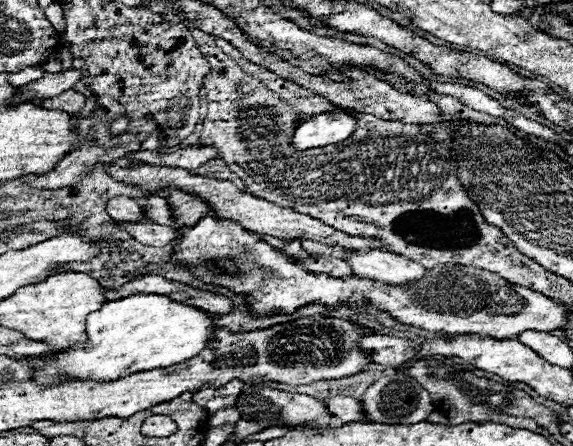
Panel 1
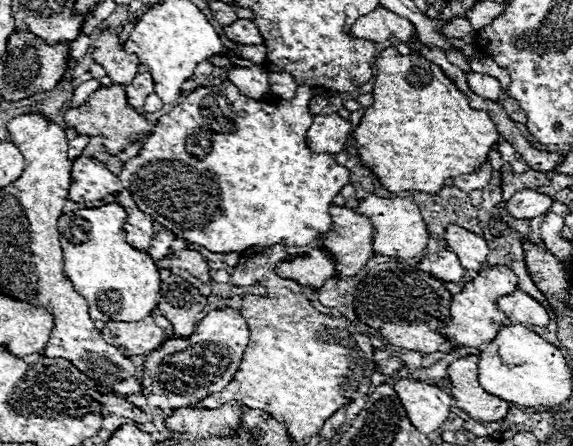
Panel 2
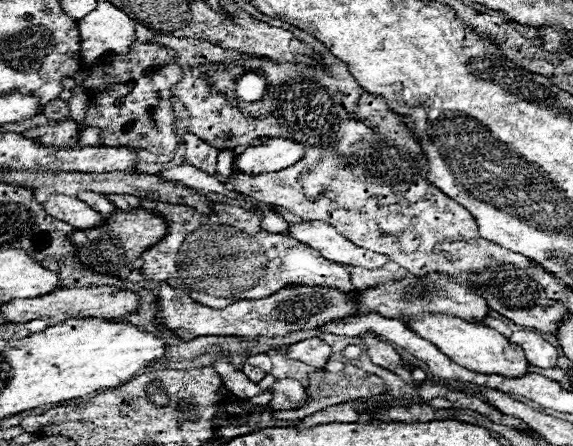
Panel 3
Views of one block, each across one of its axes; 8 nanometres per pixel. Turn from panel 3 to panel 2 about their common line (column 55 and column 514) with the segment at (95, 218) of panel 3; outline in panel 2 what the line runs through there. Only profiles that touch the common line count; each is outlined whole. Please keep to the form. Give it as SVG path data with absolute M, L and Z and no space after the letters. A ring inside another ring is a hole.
M520 190L516 196L512 196L508 202L506 202L506 208L508 212L514 216L514 218L536 218L540 214L546 214L550 210L550 206L554 204L554 198L552 196L544 196L536 190Z

